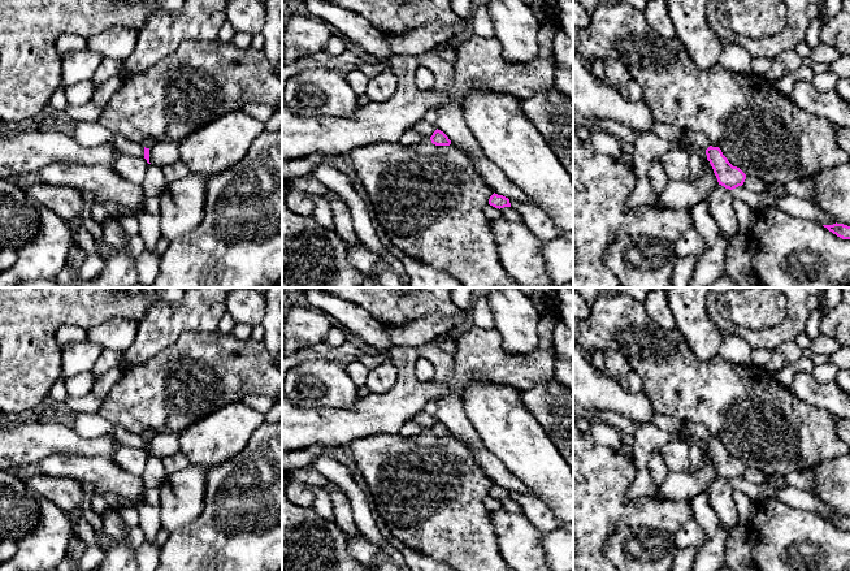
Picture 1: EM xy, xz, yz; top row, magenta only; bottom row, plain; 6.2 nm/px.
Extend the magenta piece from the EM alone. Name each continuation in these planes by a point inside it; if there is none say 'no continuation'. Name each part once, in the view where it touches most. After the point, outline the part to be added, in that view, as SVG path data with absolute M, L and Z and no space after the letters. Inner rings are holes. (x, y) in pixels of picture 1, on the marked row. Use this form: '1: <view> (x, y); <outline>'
no continuation

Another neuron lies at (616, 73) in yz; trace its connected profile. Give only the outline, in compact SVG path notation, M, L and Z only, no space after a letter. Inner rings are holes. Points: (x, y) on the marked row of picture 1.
M613 59L606 60L603 64L607 82L619 91L626 94L626 86L632 81L626 66L621 61Z

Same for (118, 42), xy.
M116 26L87 38L87 47L103 57L123 60L130 56L138 40L138 31Z

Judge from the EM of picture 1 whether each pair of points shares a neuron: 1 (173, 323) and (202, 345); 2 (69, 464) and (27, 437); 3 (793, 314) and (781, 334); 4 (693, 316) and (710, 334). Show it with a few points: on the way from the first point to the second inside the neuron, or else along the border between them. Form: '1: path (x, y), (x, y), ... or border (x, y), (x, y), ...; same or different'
1: border (215, 329), (209, 332), (183, 332), (160, 350); different
2: border (85, 455), (50, 454), (38, 463); different
3: path (793, 319), (793, 323), (786, 329); same
4: path (695, 320), (706, 331); same

